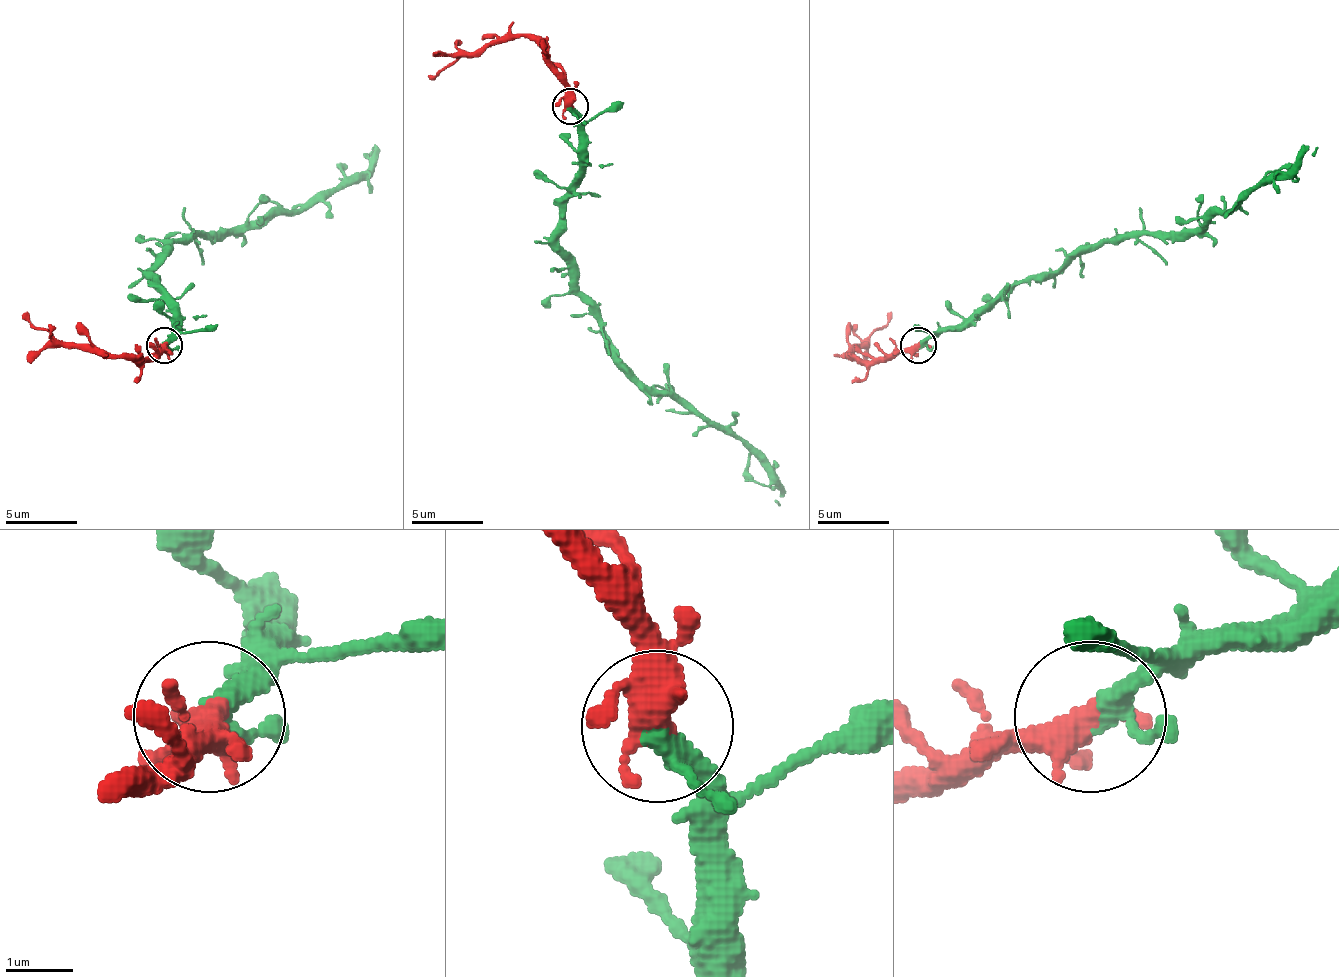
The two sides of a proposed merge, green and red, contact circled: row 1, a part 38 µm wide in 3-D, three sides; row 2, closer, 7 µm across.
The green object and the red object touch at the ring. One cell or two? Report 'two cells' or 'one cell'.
one cell

